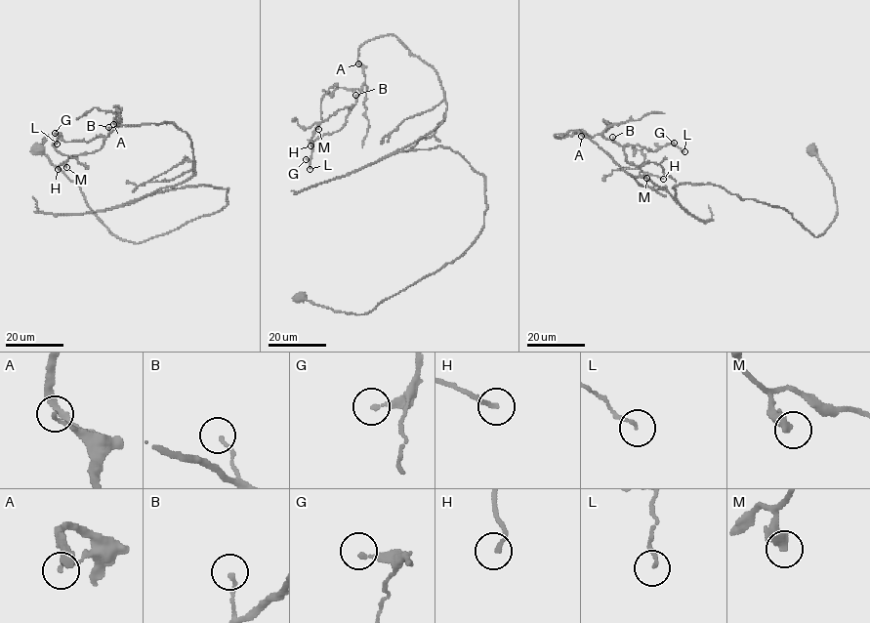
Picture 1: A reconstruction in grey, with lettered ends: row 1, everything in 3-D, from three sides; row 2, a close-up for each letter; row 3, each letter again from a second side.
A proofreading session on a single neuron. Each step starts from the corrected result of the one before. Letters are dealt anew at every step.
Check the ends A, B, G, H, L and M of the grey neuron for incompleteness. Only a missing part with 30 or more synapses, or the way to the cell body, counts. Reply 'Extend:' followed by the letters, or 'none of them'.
Extend: none of them

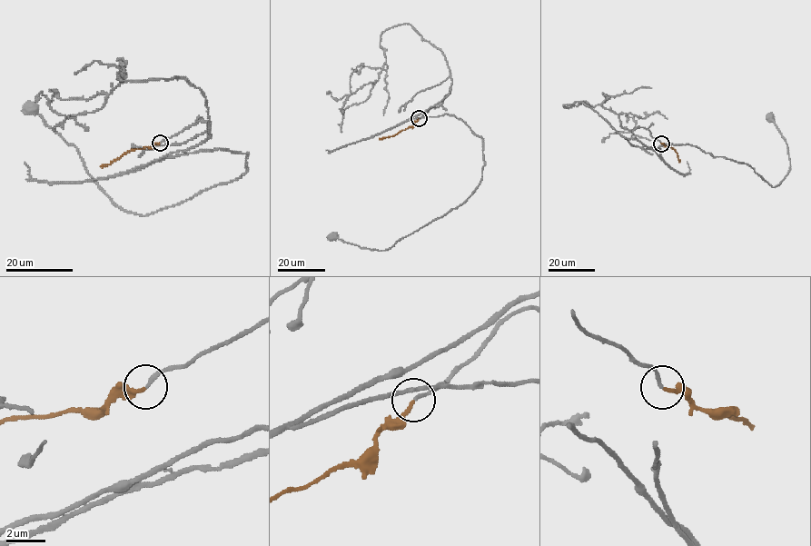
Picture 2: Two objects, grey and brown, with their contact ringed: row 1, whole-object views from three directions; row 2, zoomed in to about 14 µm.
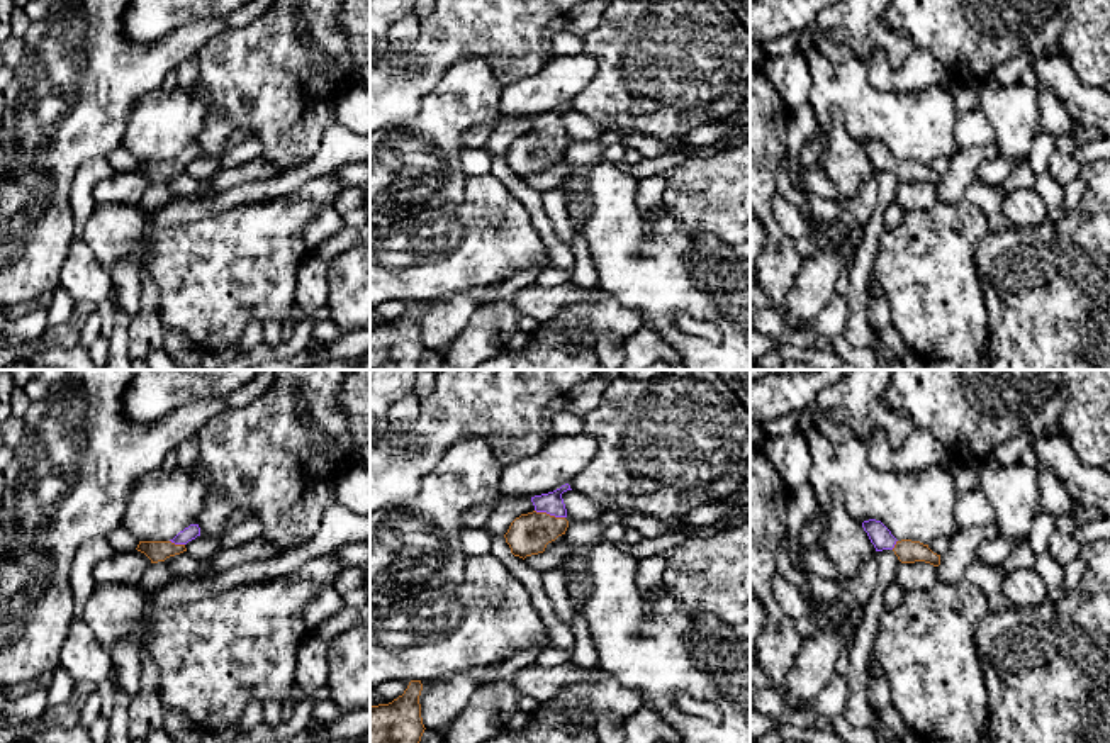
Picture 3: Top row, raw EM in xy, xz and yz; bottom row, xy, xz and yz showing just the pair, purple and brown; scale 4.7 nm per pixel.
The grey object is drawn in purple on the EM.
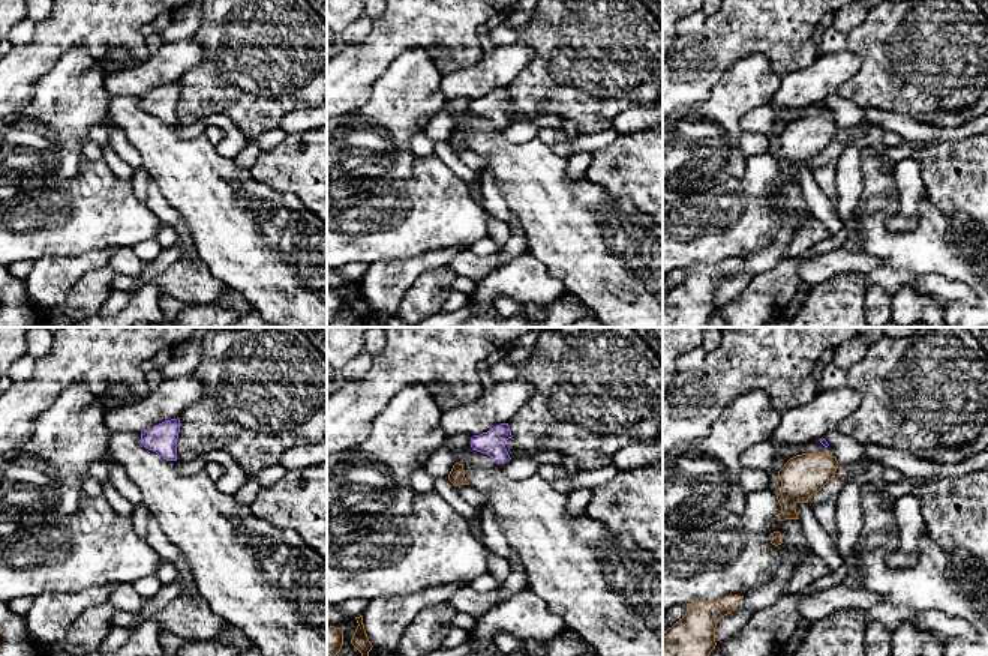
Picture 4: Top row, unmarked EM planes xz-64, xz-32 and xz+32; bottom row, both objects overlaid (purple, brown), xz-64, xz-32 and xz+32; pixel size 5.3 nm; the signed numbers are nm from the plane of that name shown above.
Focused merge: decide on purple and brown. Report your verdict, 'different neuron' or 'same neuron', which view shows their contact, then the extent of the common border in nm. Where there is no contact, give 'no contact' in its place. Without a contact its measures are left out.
same neuron; meets purple in xz; contact 150 nm long

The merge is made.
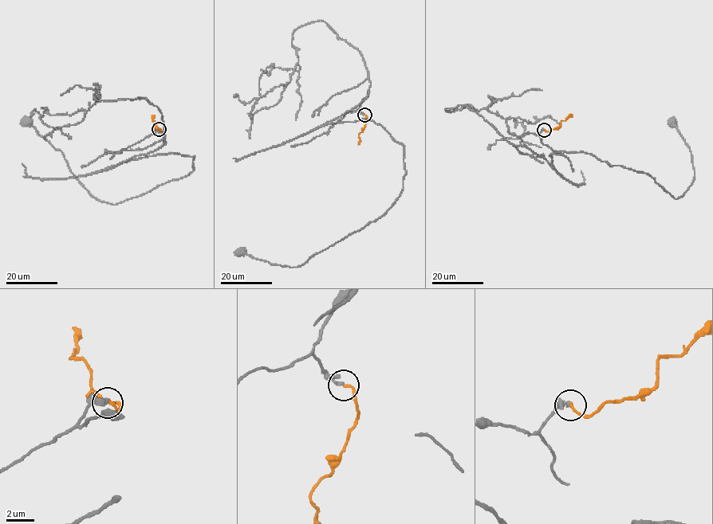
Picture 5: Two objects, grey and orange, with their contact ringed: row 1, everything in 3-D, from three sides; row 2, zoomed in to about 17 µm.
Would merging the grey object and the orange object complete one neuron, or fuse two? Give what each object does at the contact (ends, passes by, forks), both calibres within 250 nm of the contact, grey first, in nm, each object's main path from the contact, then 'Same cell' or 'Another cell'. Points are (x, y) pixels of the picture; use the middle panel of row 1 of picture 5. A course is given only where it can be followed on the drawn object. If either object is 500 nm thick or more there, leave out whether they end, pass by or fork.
At the ring grey ends. At the ring orange ends. Thickness 200 nm (grey) against 180 nm. Course of grey: (364, 115), (368, 90), (327, 123), (372, 119), (403, 146), (394, 204), (296, 267), (241, 252). Course of orange: (364, 115), (367, 120), (358, 135), (357, 144). Same cell

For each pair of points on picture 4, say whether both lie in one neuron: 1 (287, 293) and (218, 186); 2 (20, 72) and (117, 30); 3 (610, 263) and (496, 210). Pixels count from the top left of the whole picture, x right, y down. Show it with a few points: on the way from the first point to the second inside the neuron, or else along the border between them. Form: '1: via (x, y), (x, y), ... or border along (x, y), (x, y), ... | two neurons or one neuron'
1: via (287, 266), (272, 249), (270, 243), (240, 213) | one neuron
2: via (44, 50), (63, 30), (93, 30) | one neuron
3: border along (495, 179), (499, 194), (511, 210) | two neurons

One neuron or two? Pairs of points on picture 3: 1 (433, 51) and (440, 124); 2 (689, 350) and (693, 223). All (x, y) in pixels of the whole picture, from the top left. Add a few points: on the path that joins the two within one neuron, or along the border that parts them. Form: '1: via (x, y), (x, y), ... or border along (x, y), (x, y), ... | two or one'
1: border along (467, 58), (447, 70), (414, 117) | two
2: border along (666, 207), (686, 233), (715, 234), (732, 246) | two

